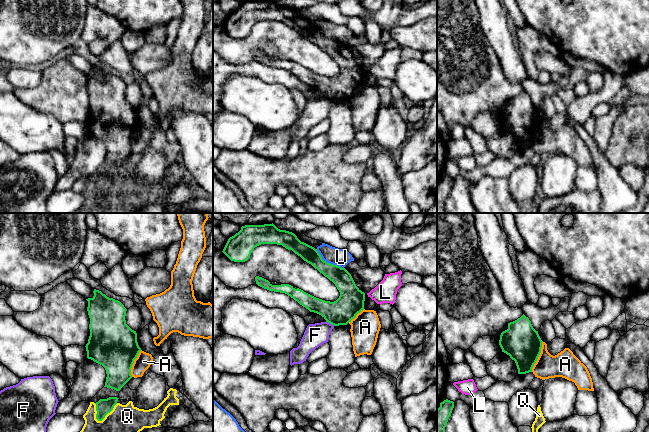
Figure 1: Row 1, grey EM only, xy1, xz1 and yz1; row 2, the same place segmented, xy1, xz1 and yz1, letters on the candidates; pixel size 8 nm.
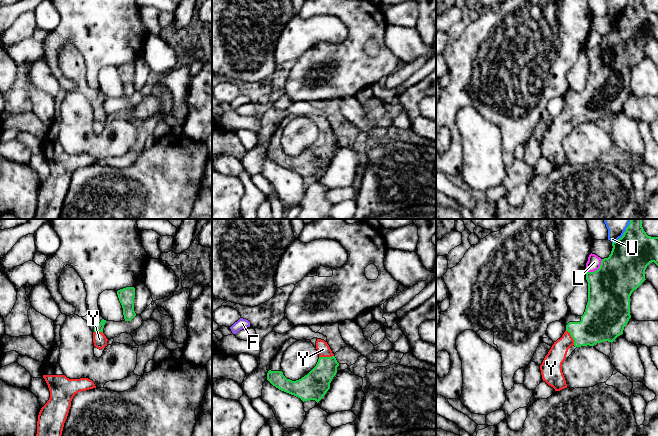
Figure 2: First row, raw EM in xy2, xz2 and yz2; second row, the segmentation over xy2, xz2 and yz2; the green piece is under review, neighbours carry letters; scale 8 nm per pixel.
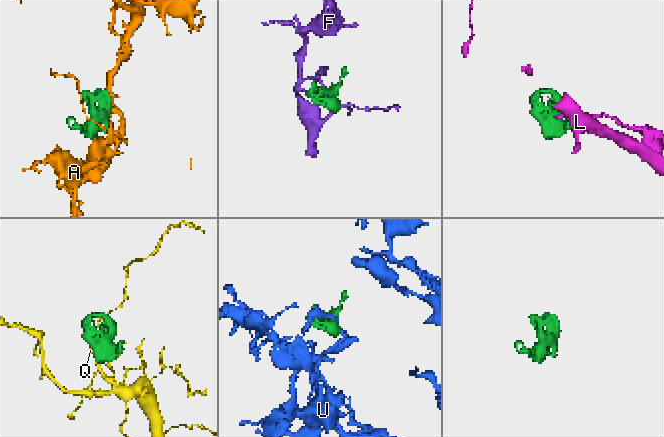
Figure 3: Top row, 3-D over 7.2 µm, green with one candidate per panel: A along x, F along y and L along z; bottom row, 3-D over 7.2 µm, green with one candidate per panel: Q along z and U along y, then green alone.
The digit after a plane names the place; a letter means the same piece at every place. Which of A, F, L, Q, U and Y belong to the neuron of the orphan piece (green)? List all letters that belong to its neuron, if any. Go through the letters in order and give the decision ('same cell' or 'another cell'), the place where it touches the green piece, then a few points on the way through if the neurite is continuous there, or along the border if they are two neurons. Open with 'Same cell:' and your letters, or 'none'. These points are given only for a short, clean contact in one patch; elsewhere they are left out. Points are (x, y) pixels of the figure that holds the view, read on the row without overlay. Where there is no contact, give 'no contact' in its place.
Same cell: Y
A: another cell; contact yz1 (538, 132); border yz1 (542, 117), (540, 130), (531, 147)
F: another cell; contact xz1 (330, 99)
L: another cell; contact yz2 (596, 46)
Q: another cell; contact xy1 (106, 190)
U: another cell; contact xz1 (328, 39)
Y: same cell; contact yz2 (571, 112)

